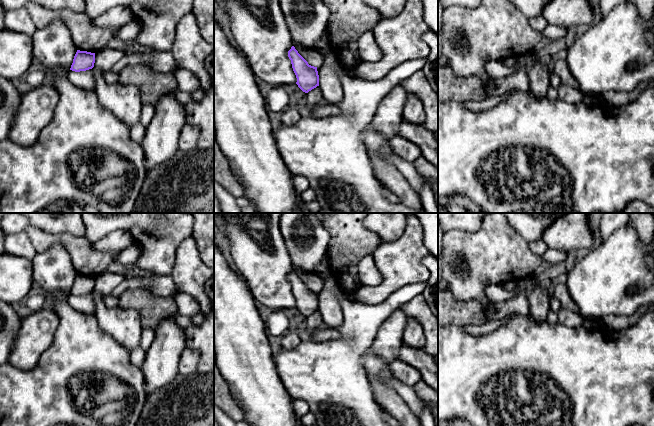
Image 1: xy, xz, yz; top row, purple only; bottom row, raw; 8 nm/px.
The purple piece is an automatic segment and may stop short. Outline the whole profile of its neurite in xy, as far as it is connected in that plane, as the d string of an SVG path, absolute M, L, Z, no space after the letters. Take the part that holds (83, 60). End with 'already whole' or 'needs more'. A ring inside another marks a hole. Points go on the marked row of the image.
M77 50L70 70L75 72L92 69L95 63L95 53Z; already whole

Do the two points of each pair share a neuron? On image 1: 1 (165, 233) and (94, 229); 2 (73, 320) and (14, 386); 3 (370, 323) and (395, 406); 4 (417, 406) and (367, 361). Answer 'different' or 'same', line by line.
1: same
2: same
3: different
4: same

